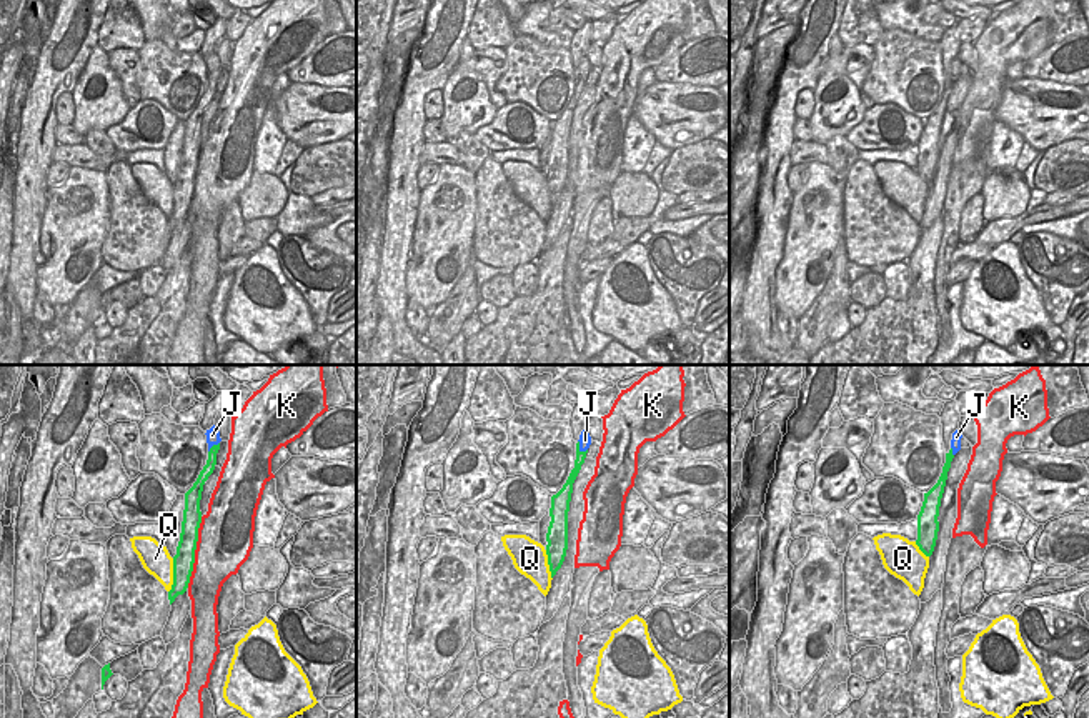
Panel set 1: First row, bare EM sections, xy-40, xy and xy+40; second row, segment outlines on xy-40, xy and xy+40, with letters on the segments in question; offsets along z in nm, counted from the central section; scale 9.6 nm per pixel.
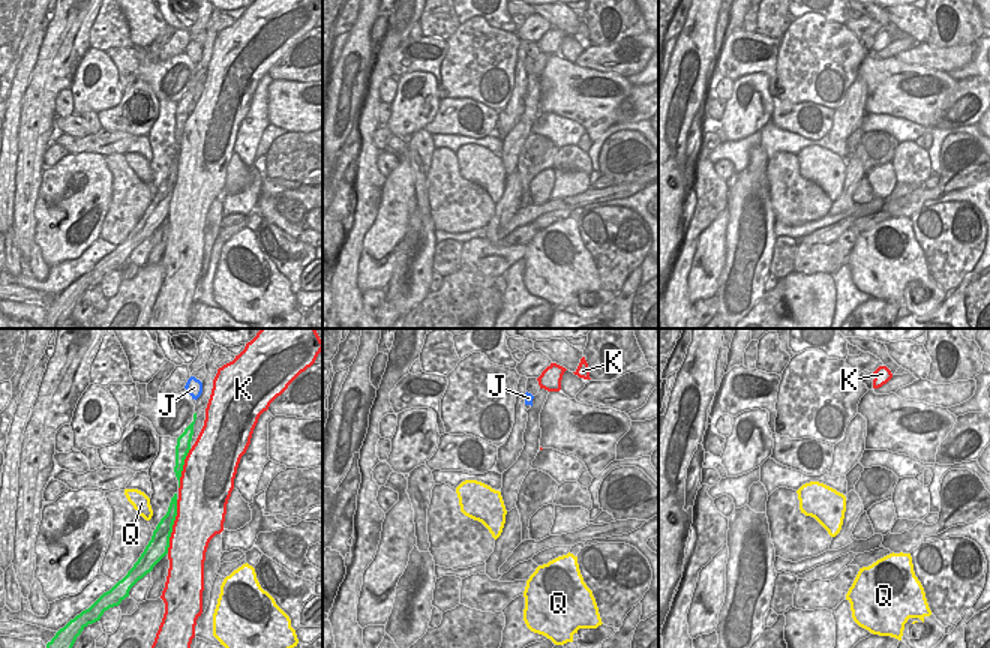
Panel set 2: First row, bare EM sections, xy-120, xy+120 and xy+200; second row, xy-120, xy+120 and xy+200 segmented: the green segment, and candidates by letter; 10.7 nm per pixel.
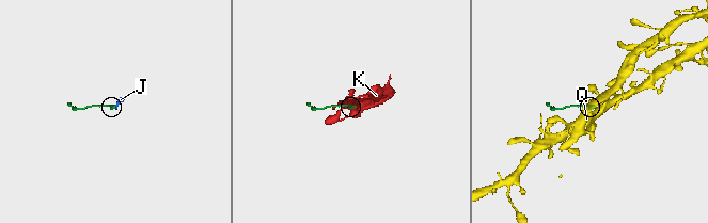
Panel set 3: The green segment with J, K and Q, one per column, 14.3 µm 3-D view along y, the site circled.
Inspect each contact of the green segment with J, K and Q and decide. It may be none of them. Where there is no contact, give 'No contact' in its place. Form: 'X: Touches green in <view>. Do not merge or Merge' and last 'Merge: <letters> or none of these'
J: Touches green in xy. Do not merge
K: Touches green in xy-40. Do not merge
Q: Touches green in xy-40. Do not merge
Merge: none of these

